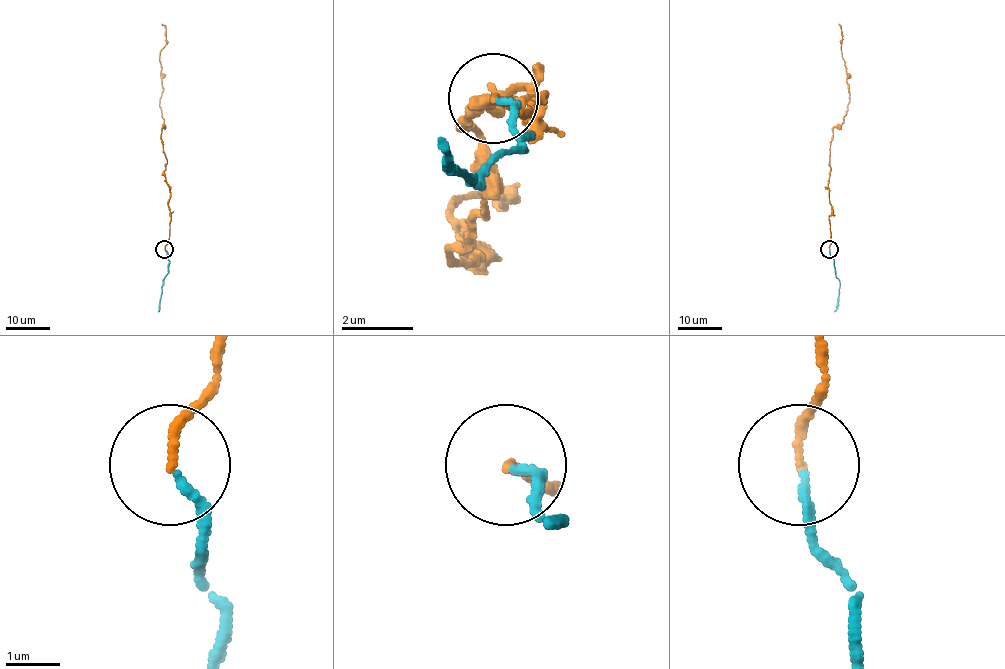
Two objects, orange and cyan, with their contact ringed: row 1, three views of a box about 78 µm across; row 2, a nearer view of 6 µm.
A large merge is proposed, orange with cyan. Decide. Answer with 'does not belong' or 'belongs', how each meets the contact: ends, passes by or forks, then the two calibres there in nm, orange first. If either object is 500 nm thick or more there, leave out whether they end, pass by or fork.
belongs; orange ends there; cyan ends there; 160 nm thick on the orange side, 150 nm on the other

